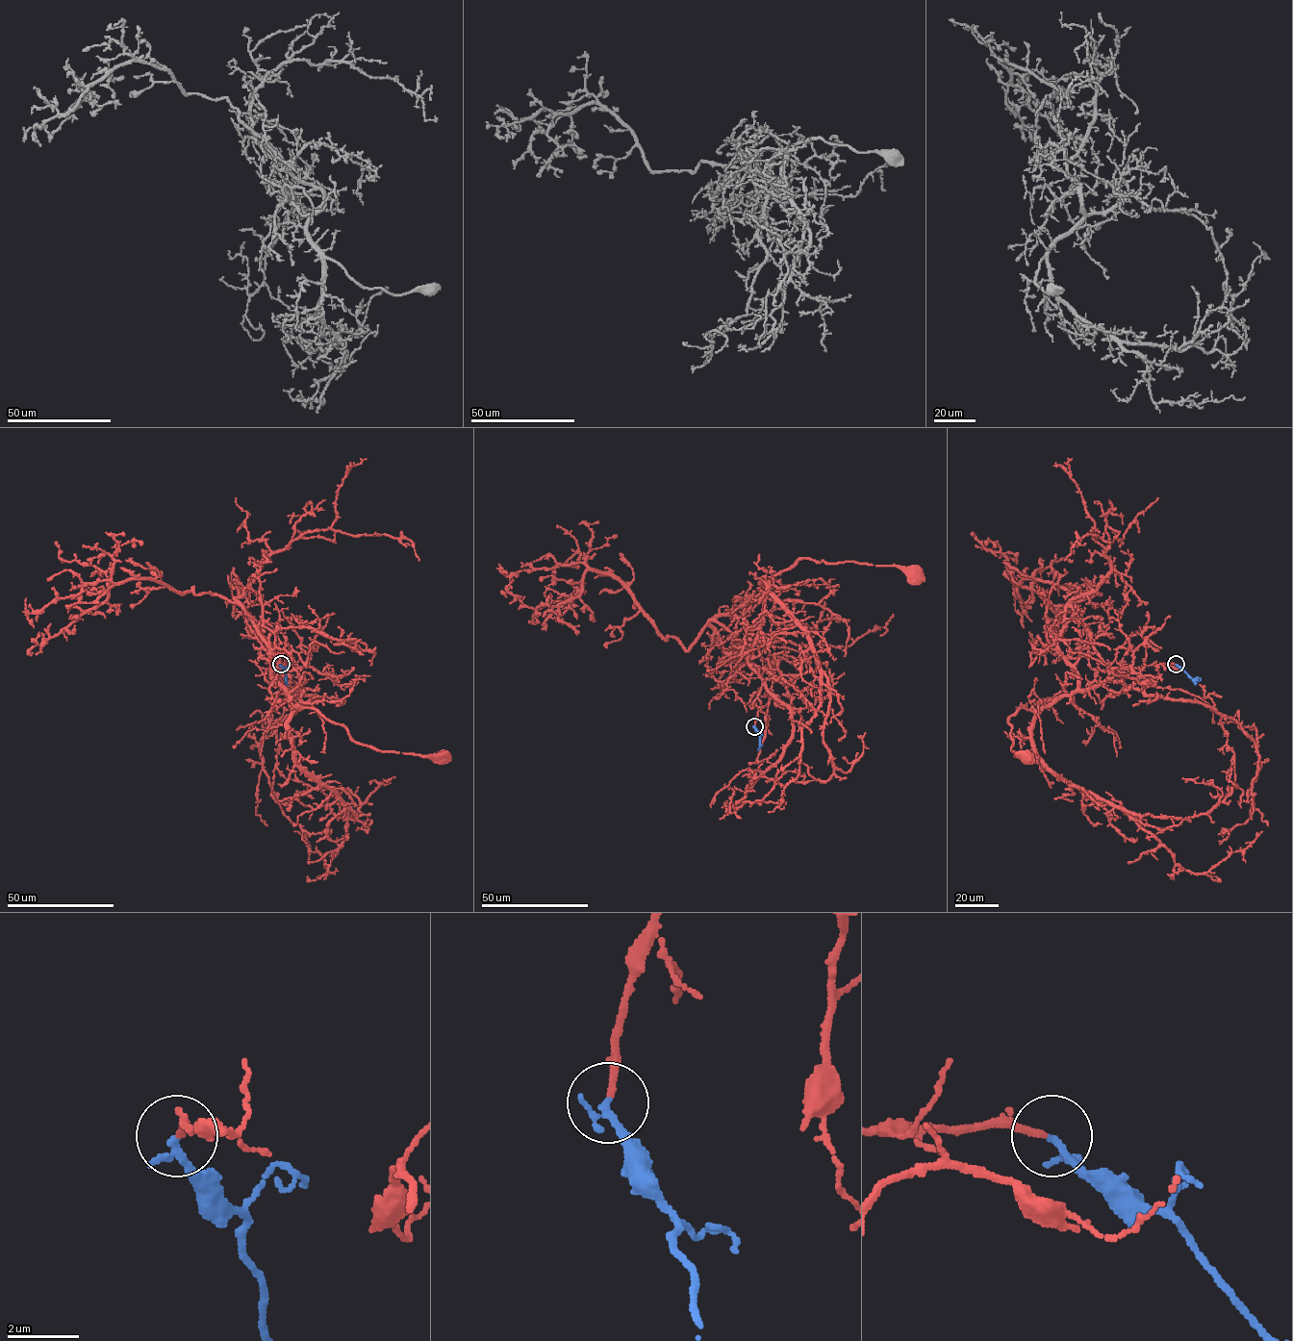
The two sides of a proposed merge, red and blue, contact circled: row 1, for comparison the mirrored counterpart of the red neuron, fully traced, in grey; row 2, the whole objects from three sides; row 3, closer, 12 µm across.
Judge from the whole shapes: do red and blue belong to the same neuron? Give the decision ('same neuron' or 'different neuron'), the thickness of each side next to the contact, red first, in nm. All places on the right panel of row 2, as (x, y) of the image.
same neuron; 180 nm thick on the red side, 160 nm on the other

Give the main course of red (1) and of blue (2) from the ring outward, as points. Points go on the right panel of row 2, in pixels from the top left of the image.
1: (1176, 665), (1154, 665), (1157, 675), (1132, 686), (1106, 681), (1020, 708), (1008, 719), (1011, 749), (1026, 756)
2: (1176, 665), (1194, 681), (1198, 677), (1201, 680)

